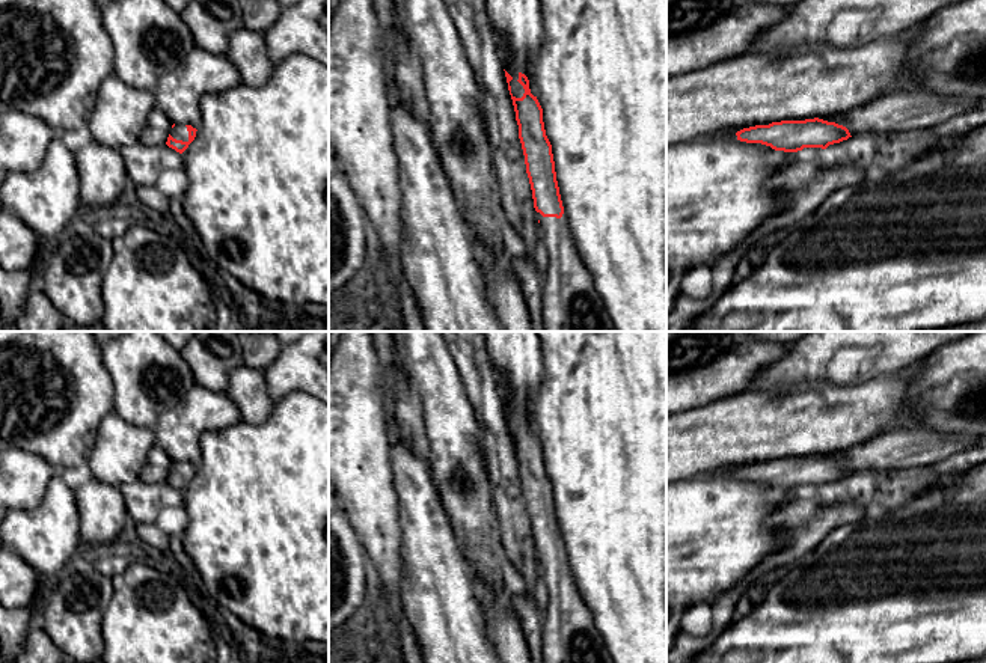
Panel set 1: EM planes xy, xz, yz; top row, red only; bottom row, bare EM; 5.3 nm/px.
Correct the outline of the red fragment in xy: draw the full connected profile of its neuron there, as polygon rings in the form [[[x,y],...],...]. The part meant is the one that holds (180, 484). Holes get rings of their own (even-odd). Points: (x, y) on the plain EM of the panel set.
[[[173,461],[166,482],[182,491],[196,475],[196,466],[185,461]]]

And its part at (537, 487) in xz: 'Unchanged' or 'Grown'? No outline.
Grown

